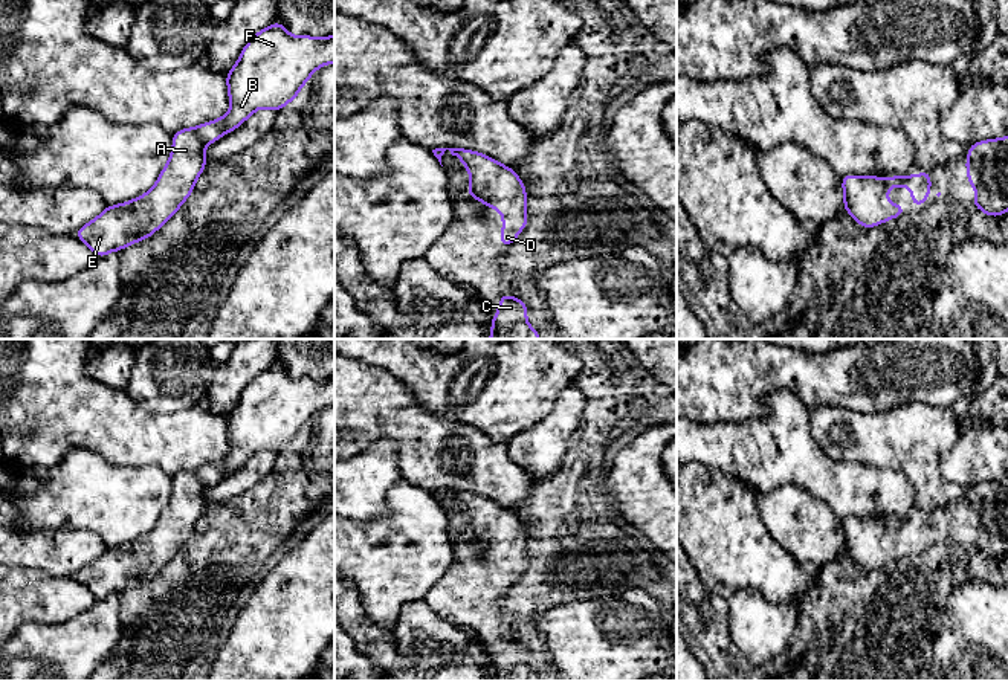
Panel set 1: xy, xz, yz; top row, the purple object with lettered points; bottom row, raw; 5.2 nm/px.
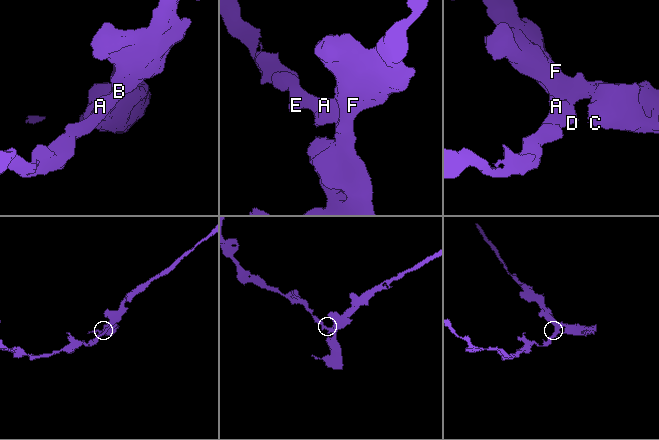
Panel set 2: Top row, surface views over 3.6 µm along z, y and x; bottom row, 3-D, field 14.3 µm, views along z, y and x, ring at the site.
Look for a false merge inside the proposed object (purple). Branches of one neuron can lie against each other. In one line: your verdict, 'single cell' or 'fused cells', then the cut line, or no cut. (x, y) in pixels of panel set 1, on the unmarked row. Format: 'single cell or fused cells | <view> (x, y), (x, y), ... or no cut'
single cell | no cut

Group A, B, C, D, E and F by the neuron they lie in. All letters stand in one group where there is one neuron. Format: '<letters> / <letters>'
A B C D E F

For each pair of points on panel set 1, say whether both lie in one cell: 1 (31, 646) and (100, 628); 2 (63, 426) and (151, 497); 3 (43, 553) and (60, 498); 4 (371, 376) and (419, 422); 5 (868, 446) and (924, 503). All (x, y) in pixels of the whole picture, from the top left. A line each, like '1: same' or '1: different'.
1: same
2: different
3: different
4: same
5: same

